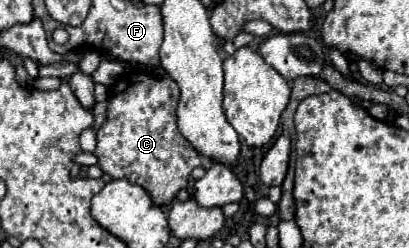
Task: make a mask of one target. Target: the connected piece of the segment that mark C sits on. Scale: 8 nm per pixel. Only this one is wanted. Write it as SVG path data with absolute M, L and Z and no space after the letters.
M127 74L111 86L107 102L109 102L107 120L97 130L97 148L93 152L97 156L97 164L111 178L127 178L133 184L139 182L137 186L147 190L153 204L157 204L157 206L171 204L175 200L177 192L187 186L189 174L195 166L209 168L213 164L209 158L197 154L197 150L181 136L181 132L177 128L175 108L179 102L179 86L175 84L173 78L169 78L169 76L151 78L147 74L131 74L131 76Z

